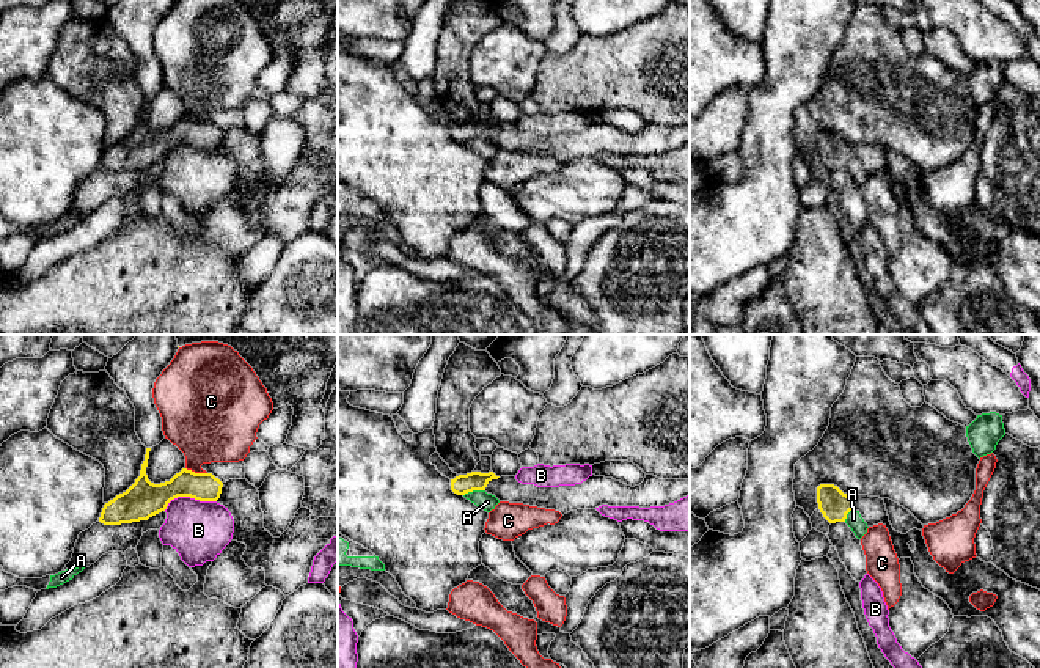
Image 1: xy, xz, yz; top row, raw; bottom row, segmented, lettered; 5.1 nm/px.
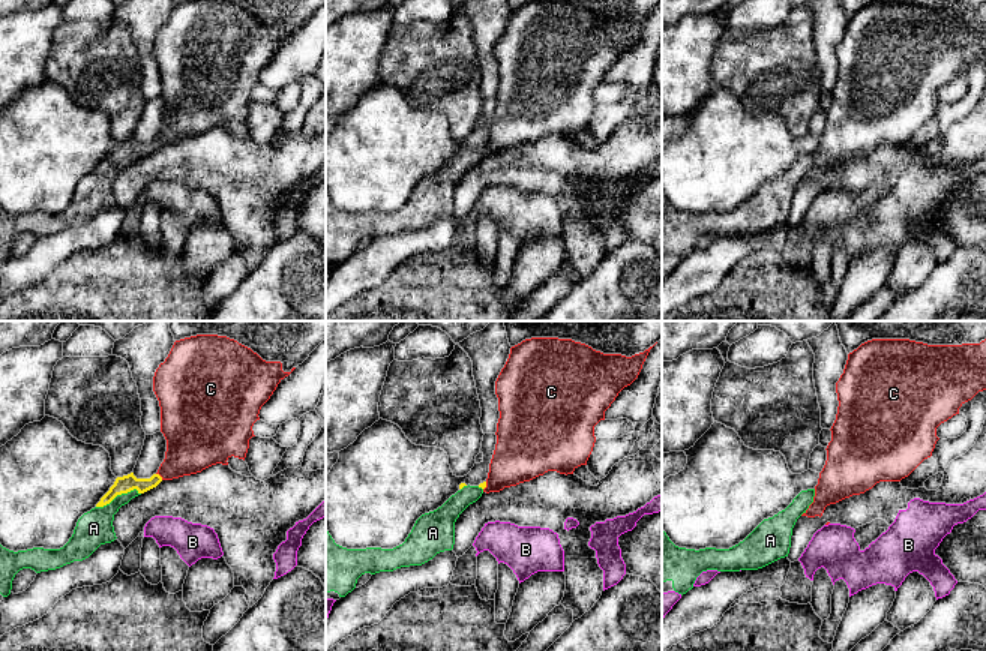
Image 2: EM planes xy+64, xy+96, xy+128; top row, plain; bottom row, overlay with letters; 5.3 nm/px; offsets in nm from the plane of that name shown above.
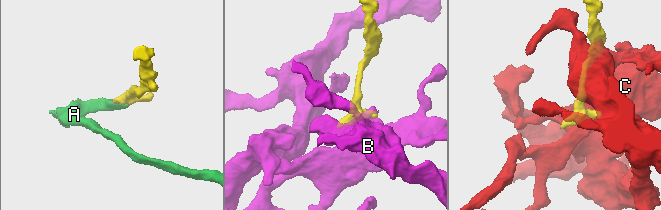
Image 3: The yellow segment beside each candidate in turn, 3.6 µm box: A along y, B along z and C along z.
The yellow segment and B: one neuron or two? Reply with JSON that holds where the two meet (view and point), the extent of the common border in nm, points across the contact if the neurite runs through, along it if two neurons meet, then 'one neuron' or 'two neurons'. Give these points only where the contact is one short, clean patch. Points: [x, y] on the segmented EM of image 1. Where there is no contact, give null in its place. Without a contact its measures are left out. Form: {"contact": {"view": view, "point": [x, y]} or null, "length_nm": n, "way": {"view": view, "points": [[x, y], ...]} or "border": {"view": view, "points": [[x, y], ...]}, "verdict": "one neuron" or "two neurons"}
{"contact": {"view": "xy", "point": [189, 495]}, "length_nm": 280, "border": {"view": "xy", "points": [[216, 502], [175, 497], [164, 510]]}, "verdict": "two neurons"}

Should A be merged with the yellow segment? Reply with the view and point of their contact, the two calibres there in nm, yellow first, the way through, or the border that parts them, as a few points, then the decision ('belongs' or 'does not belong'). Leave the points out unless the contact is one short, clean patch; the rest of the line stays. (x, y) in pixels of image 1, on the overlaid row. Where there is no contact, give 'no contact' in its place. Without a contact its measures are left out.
xz (473, 489) | 100/90 nm | across xz (461, 484), (473, 489), (487, 502) | belongs

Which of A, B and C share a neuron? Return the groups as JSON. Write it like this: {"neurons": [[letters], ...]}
{"neurons": [["A"], ["B"], ["C"]]}

